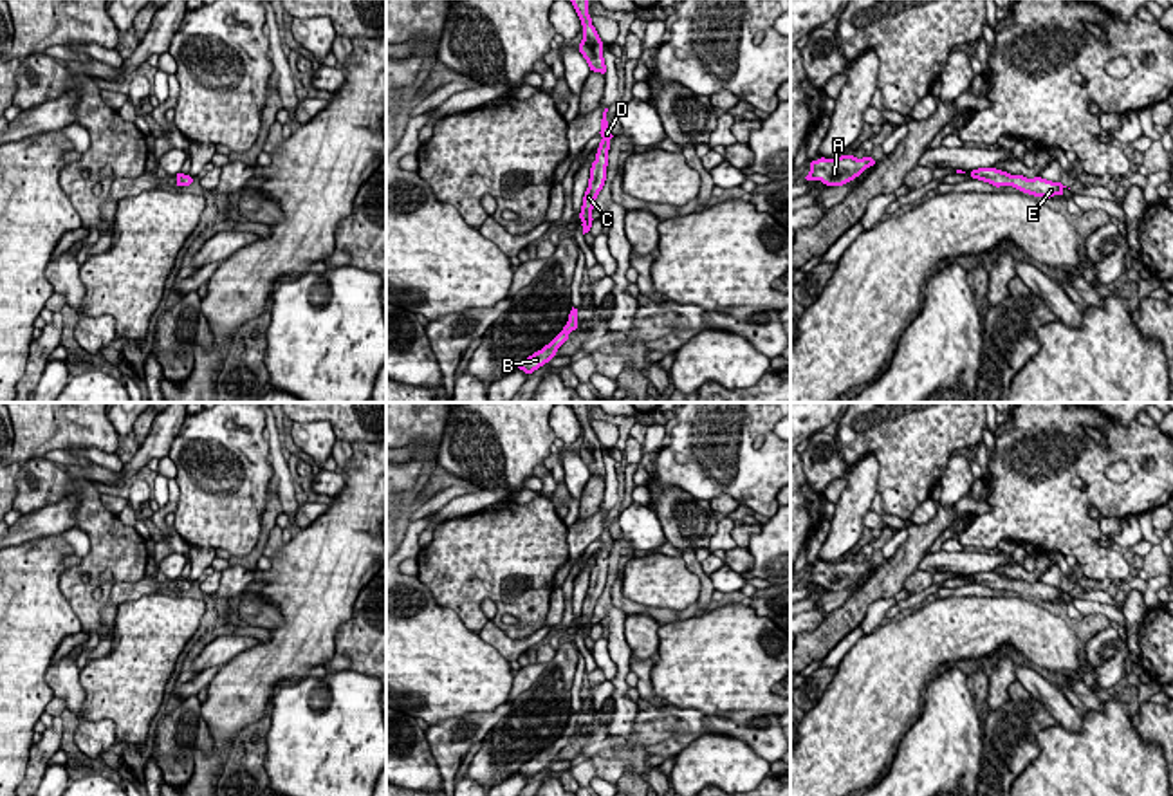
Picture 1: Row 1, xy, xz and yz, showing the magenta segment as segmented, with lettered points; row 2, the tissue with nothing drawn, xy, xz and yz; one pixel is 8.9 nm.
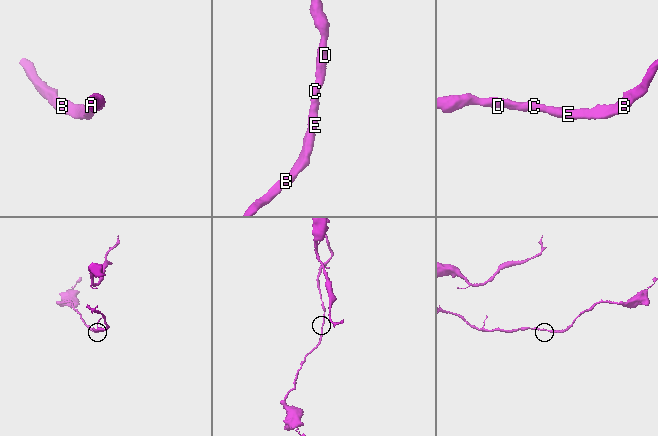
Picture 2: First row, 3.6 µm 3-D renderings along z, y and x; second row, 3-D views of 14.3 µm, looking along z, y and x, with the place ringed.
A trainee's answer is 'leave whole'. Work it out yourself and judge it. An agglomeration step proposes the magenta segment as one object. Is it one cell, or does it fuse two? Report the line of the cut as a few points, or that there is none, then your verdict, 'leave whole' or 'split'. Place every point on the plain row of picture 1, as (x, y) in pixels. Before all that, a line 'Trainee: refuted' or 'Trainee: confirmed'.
Trainee: confirmed
no cut; leave whole

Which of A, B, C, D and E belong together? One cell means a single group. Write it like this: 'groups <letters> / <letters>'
groups A B C D E

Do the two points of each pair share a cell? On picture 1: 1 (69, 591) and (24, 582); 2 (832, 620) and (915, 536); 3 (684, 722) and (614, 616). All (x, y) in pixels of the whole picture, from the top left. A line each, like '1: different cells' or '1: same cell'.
1: different cells
2: same cell
3: different cells

